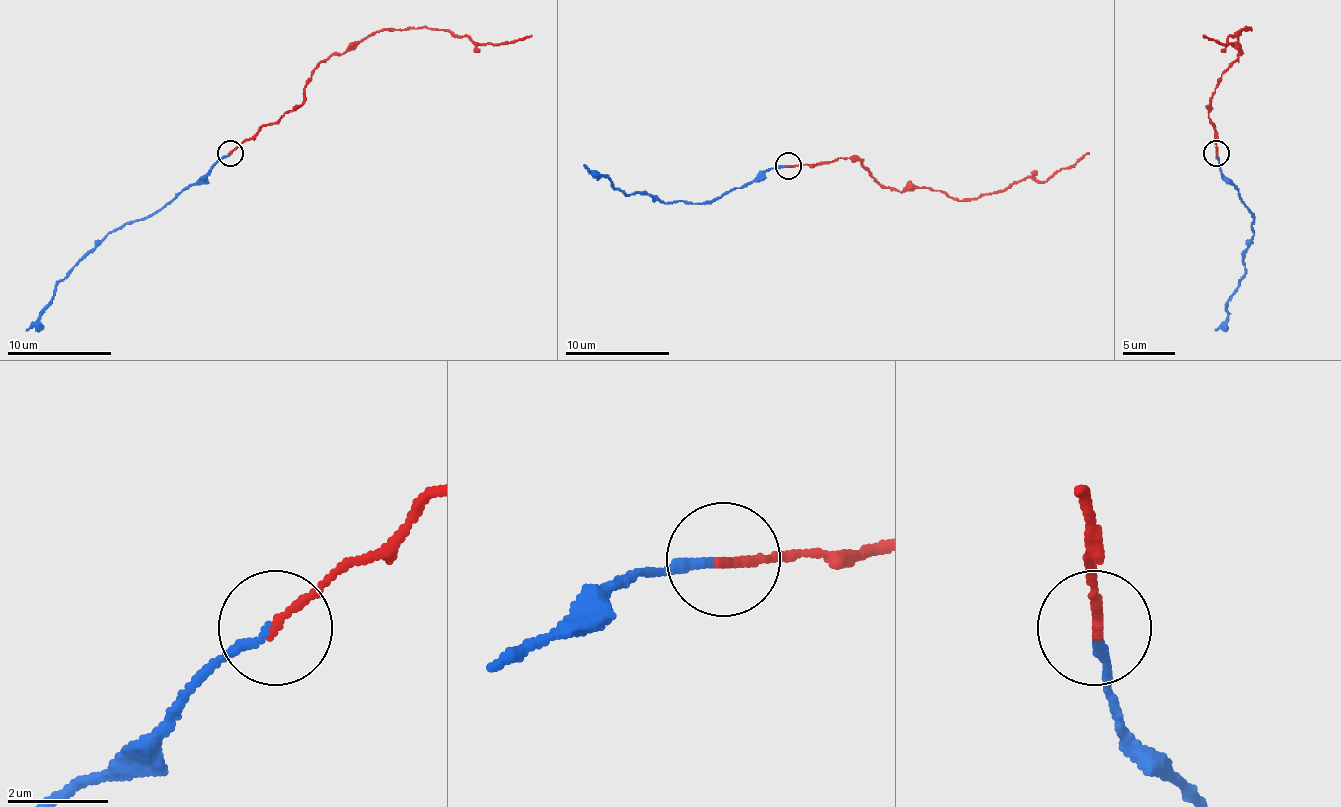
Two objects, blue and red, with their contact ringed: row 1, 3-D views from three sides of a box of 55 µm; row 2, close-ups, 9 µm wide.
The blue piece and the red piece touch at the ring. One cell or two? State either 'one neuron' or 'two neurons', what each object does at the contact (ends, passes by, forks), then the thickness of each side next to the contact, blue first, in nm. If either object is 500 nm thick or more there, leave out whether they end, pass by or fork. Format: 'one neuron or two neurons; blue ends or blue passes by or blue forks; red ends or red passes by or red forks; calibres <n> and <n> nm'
one neuron; blue ends; red ends; calibres 190 and 170 nm

